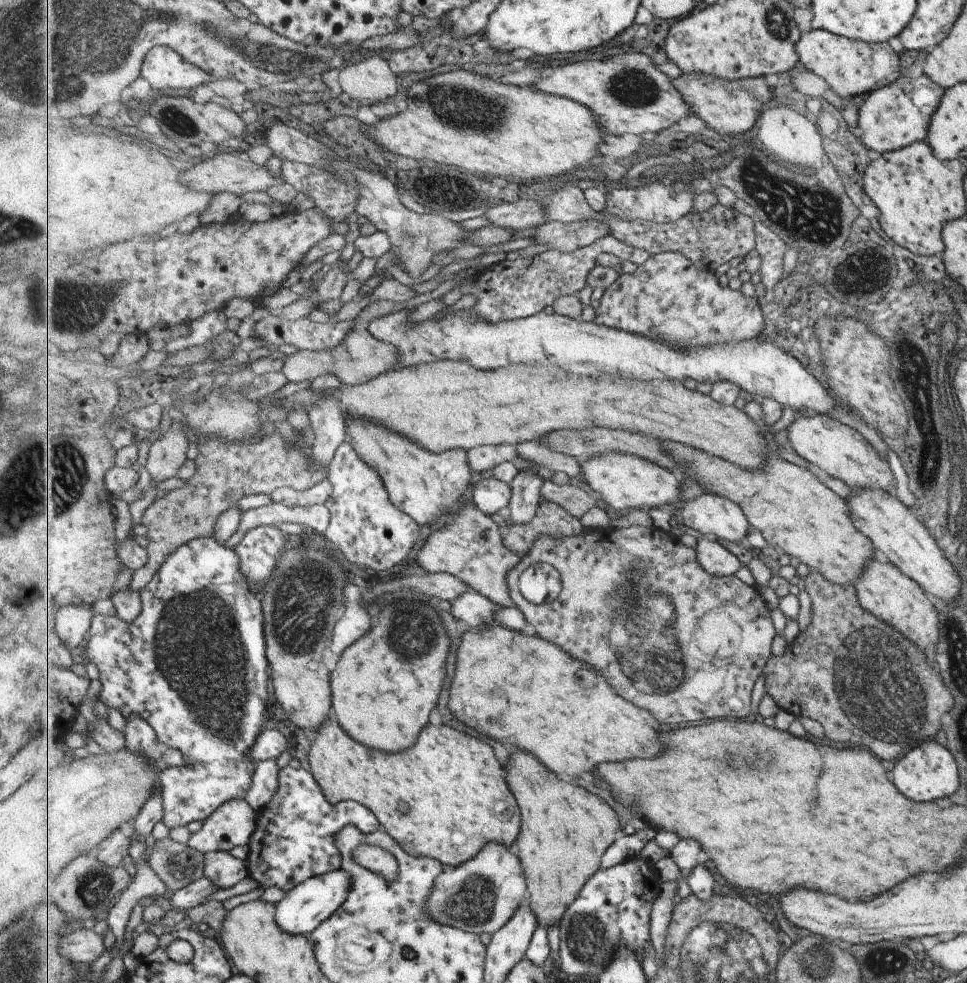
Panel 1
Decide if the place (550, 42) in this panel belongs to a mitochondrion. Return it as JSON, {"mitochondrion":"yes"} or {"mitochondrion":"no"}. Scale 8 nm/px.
{"mitochondrion":"no"}

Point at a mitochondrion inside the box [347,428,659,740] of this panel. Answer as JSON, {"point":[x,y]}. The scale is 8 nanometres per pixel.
{"point":[412,634]}

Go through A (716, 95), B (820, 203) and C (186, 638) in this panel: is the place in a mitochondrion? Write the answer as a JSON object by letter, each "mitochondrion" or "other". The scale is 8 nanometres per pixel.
{"A":"other","B":"mitochondrion","C":"mitochondrion"}

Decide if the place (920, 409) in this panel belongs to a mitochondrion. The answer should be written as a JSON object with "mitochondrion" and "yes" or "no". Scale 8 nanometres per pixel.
{"mitochondrion":"no"}

